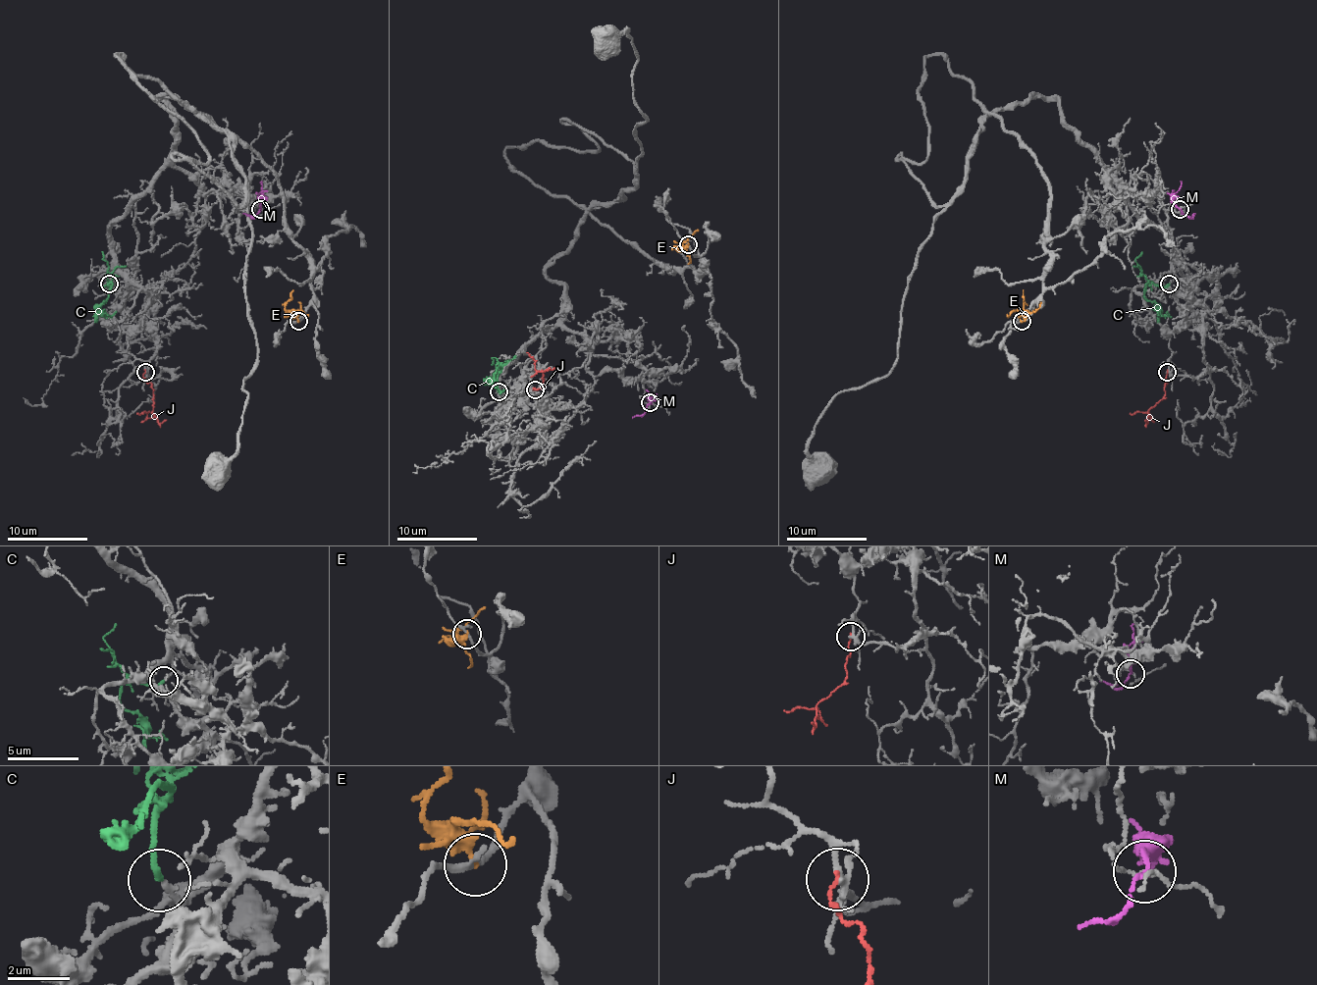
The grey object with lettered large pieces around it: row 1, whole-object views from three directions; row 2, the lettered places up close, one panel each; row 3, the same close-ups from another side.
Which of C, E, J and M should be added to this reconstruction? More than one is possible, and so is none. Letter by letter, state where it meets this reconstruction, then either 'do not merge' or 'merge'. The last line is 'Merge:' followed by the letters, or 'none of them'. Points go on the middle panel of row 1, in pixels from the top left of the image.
C: contact (499, 391); merge
E: contact (688, 244); do not merge
J: contact (535, 389); do not merge
M: contact (650, 402); do not merge
Merge: C

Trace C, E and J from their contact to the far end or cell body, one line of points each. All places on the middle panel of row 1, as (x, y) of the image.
C: (499, 391), (499, 367), (491, 381), (500, 391), (504, 389)
E: (688, 244), (674, 246), (682, 246)
J: (535, 389), (543, 388), (543, 377), (527, 353)

